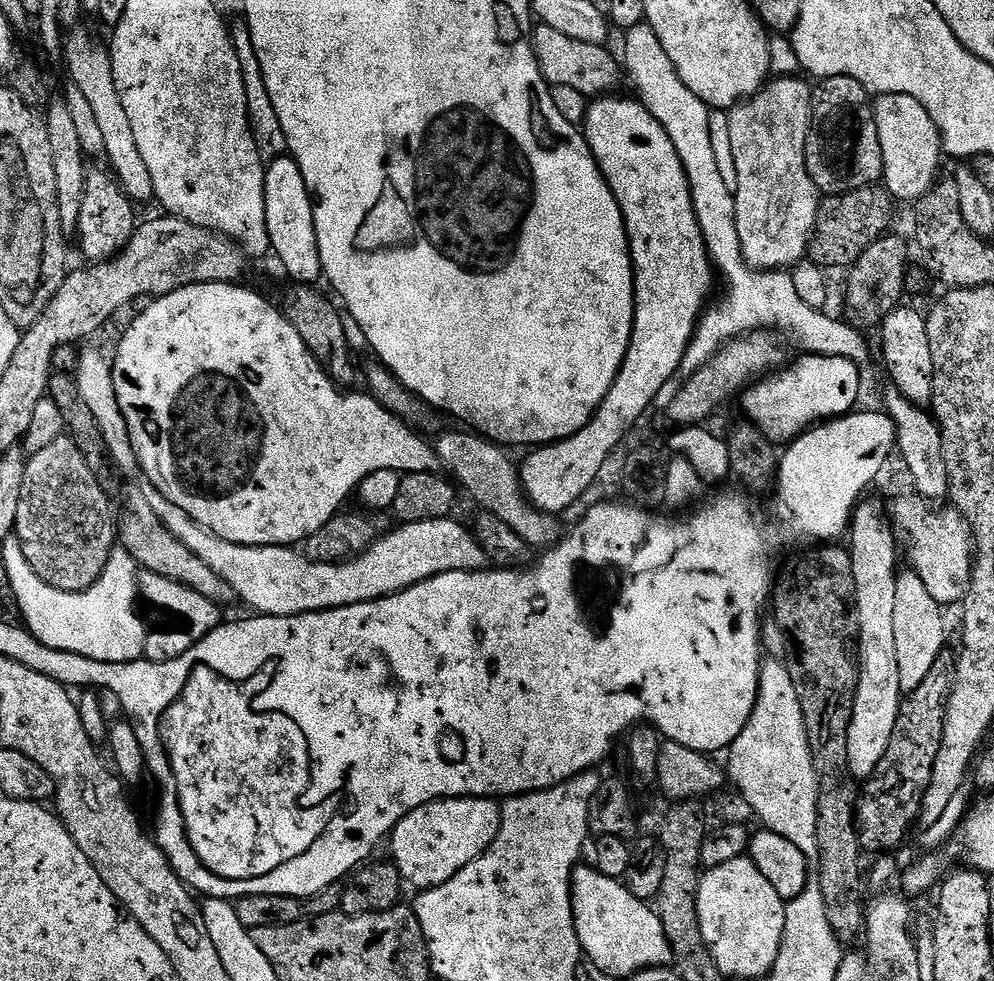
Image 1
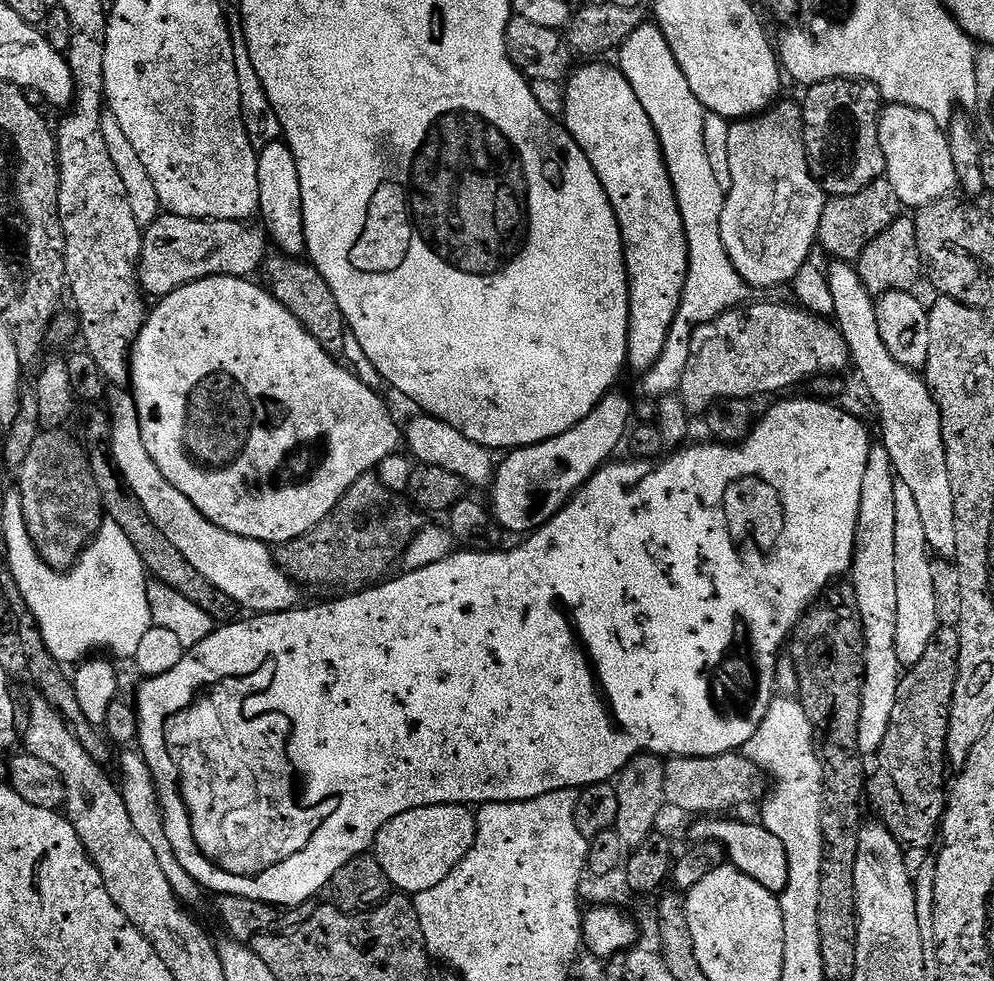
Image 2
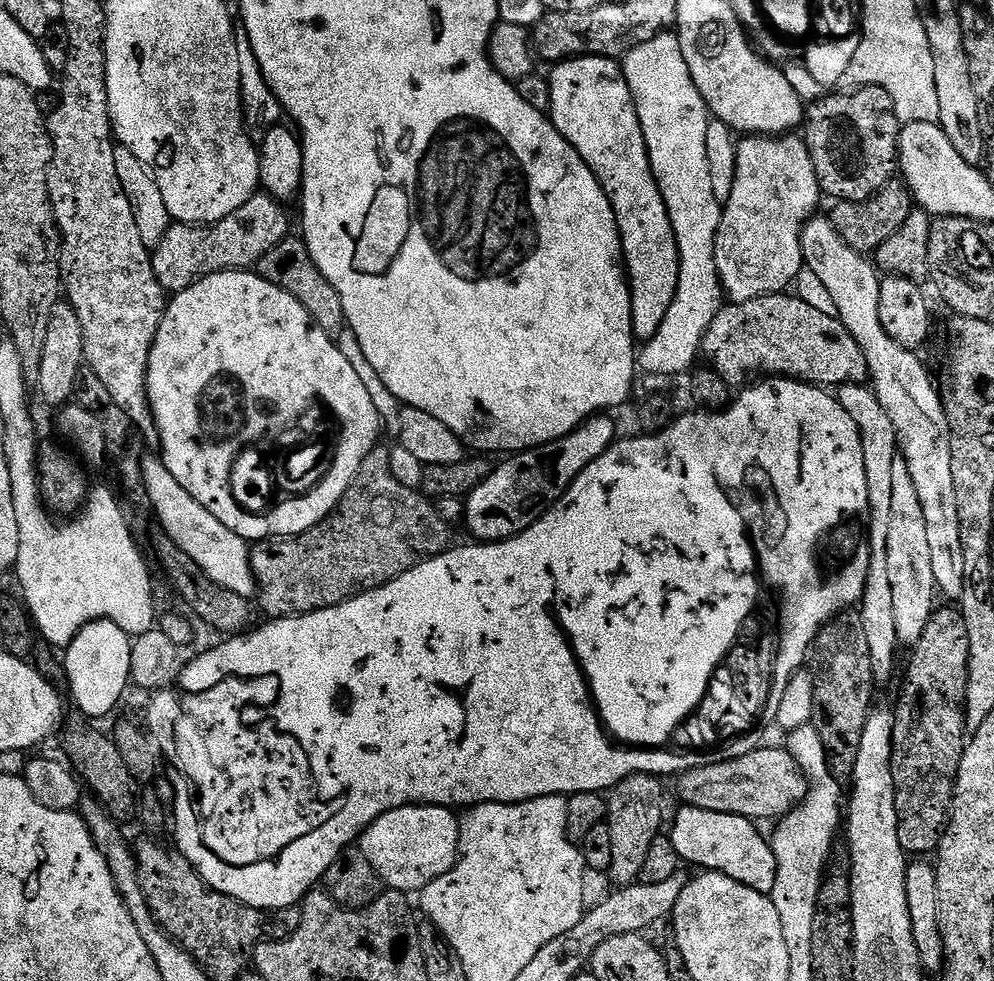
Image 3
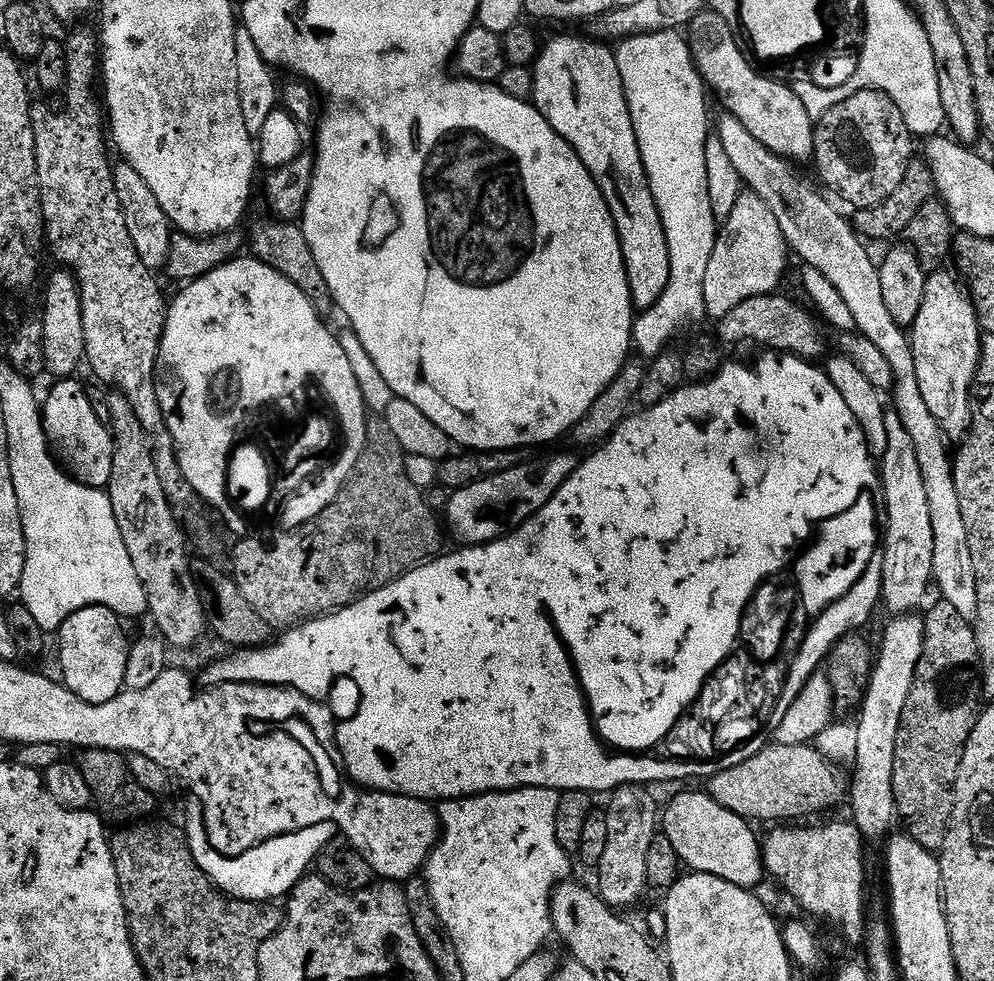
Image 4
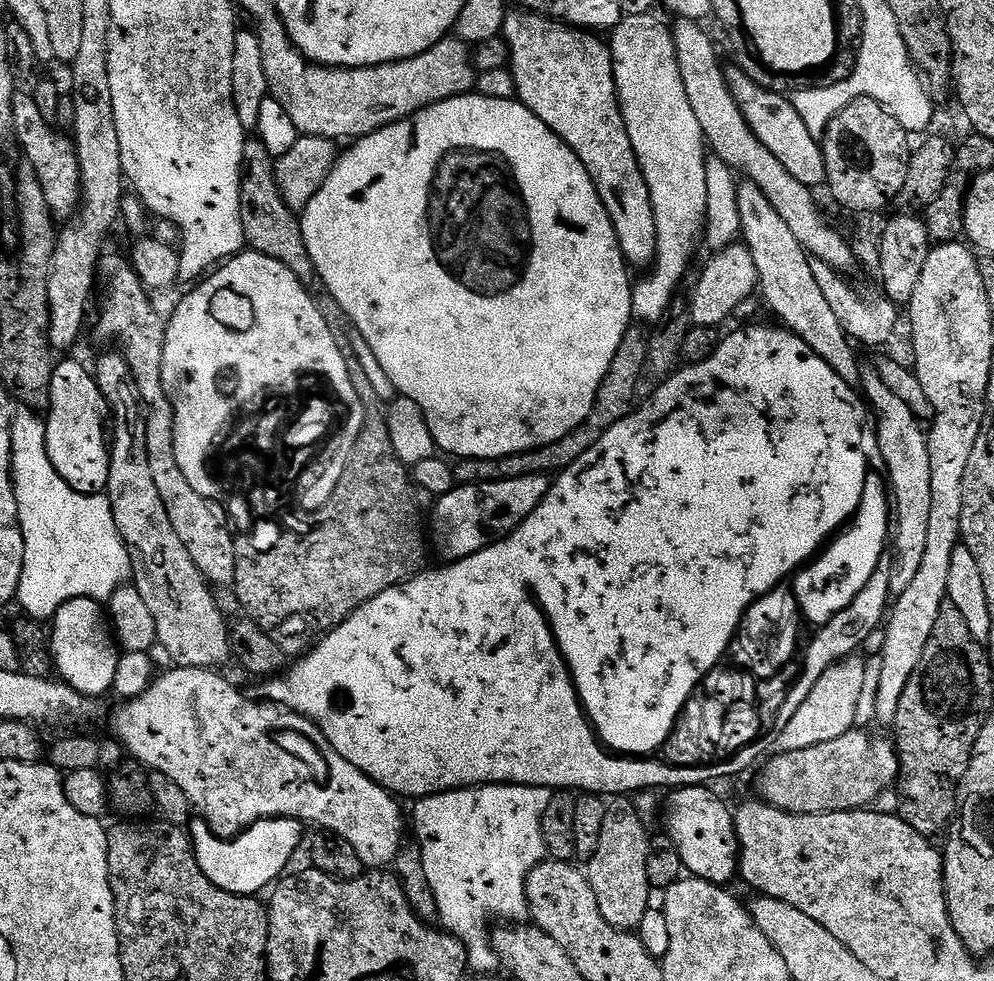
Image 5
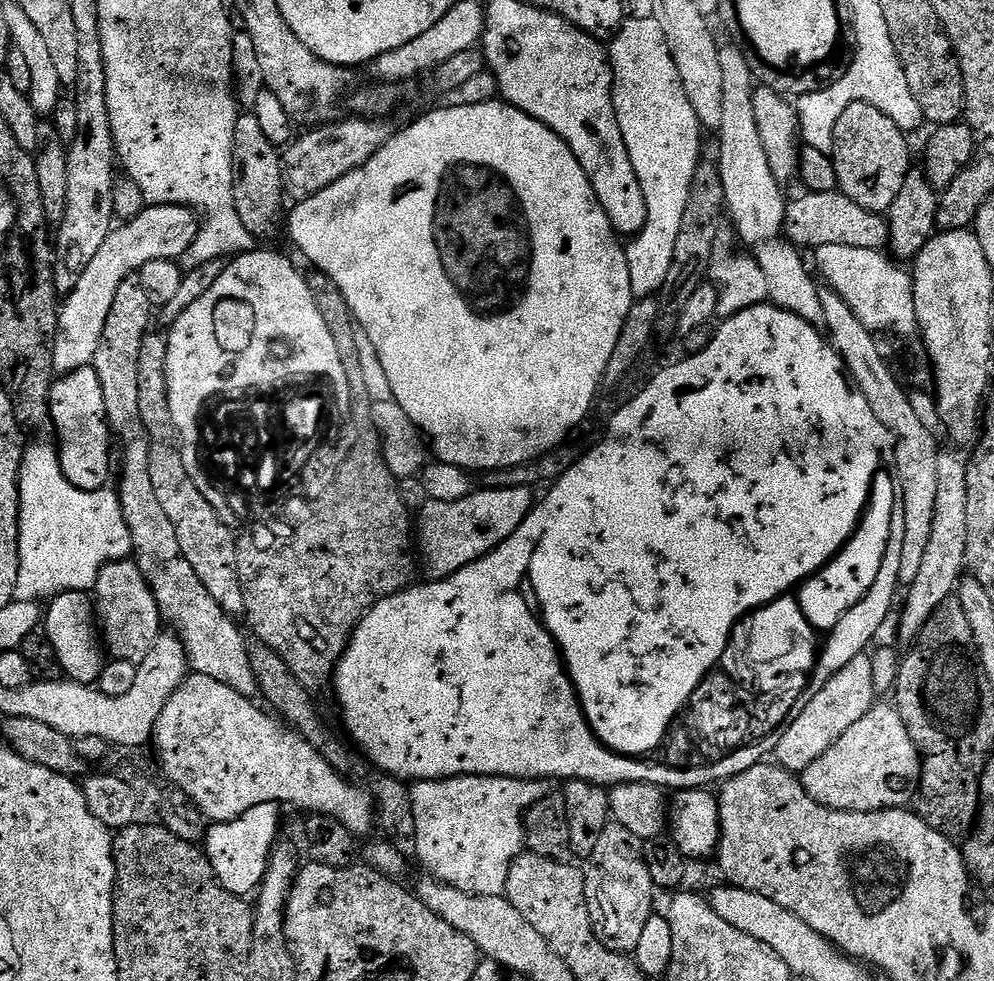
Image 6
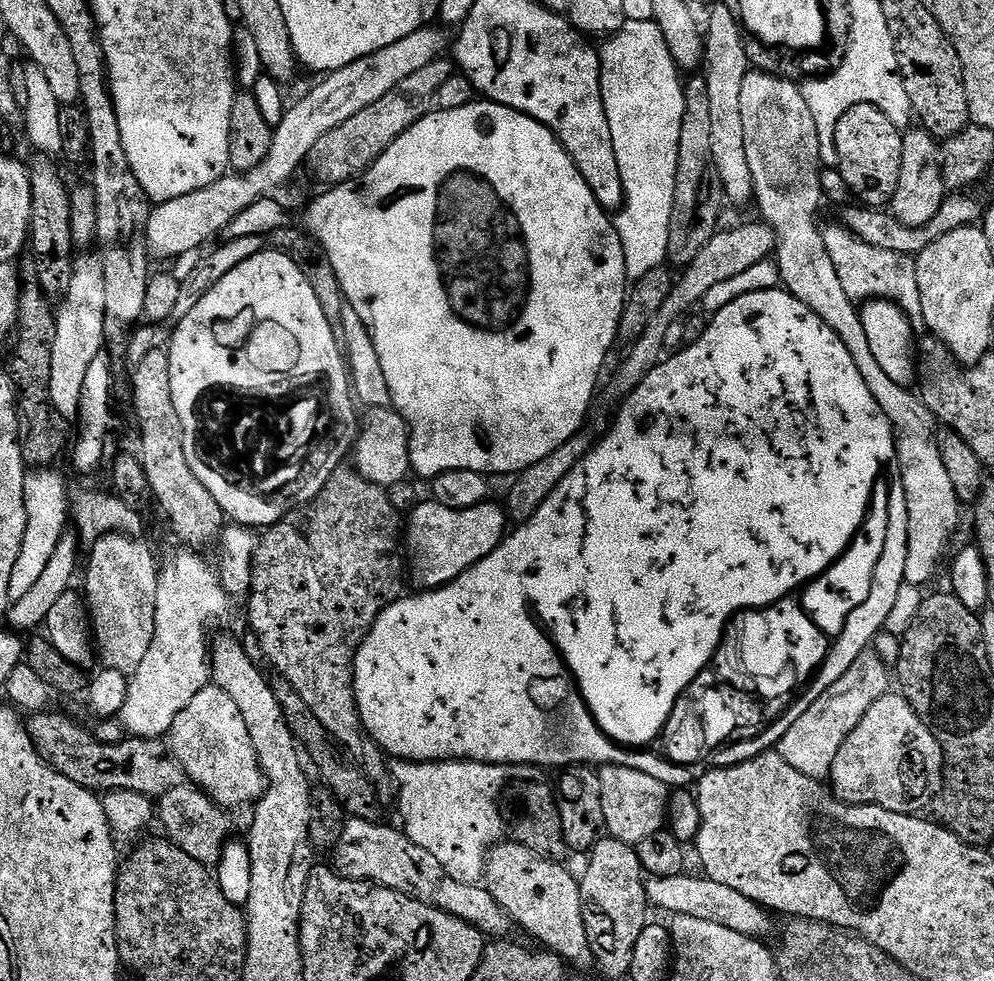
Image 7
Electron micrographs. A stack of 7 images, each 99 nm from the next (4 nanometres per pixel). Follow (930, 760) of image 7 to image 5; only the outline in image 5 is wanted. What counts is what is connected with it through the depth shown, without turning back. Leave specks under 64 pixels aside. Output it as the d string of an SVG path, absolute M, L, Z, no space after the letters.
M853 730L842 734L842 738L834 738L834 742L822 742L822 746L773 755L759 769L759 799L778 810L807 816L855 812L875 805L872 803L899 781L900 758L891 739L871 740L868 734L864 730Z

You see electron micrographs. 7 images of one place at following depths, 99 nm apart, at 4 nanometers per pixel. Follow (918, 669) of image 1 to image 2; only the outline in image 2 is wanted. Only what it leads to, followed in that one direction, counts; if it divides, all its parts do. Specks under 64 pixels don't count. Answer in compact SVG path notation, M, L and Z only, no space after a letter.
M894 486L894 575L898 589L898 658L905 669L922 662L937 628L941 627L936 605L936 576L932 573L933 553L926 542L926 529L910 486Z

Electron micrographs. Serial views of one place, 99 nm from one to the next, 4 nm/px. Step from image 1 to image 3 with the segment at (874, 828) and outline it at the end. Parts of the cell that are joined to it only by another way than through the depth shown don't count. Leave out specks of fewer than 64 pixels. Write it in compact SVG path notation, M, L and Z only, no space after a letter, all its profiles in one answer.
M956 606L948 607L952 608L937 607L926 624L926 630L922 632L922 638L914 645L913 652L916 653L908 664L908 677L904 680L904 689L900 692L900 701L894 707L892 718L892 773L898 810L898 842L902 842L908 854L935 853L939 849L944 832L948 829L952 792L956 788L956 775L966 743L963 705L968 685L970 642L963 611Z

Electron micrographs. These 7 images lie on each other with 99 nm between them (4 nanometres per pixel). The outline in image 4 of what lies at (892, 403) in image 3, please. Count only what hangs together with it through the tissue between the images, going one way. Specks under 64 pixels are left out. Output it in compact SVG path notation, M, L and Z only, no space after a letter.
M724 114L721 117L717 124L715 121L714 135L722 140L723 149L740 175L742 184L747 191L758 194L766 206L770 206L770 214L778 218L778 226L789 249L795 255L797 252L804 264L814 266L814 270L826 274L834 290L842 294L846 307L850 309L850 315L856 323L856 332L870 338L870 342L882 350L886 362L890 362L896 378L894 410L914 442L914 454L918 454L918 467L922 470L922 482L926 482L926 499L930 502L930 526L934 526L934 588L941 592L939 595L943 600L958 610L958 614L962 614L962 618L975 621L978 614L978 582L974 578L974 558L970 558L966 521L962 519L962 506L958 503L958 490L954 486L953 457L950 452L948 456L949 445L940 423L934 418L930 406L926 406L926 398L922 398L922 386L918 386L918 374L914 370L909 333L900 328L898 322L890 318L890 310L886 310L880 269L877 261L872 261L868 253L869 245L856 231L853 221L849 217L847 220L819 187L811 188L792 169L795 167L789 161L762 146L762 142L758 142L758 138L754 138L754 134L750 134L750 130L746 130L746 126L742 126L742 122L733 116Z

